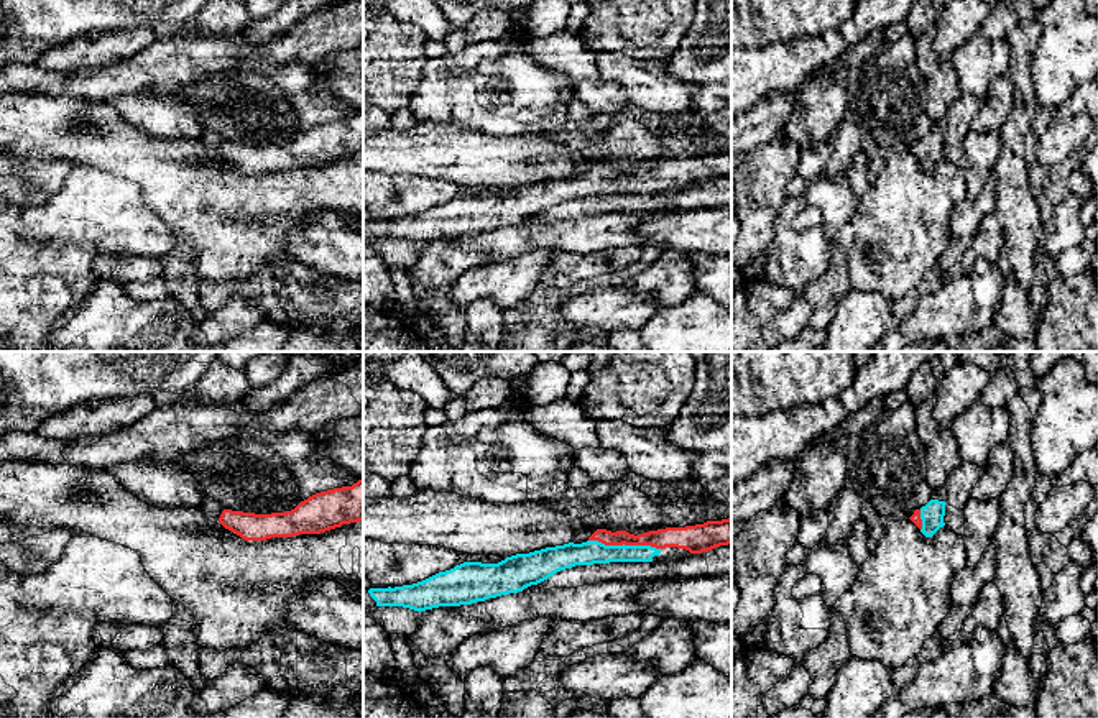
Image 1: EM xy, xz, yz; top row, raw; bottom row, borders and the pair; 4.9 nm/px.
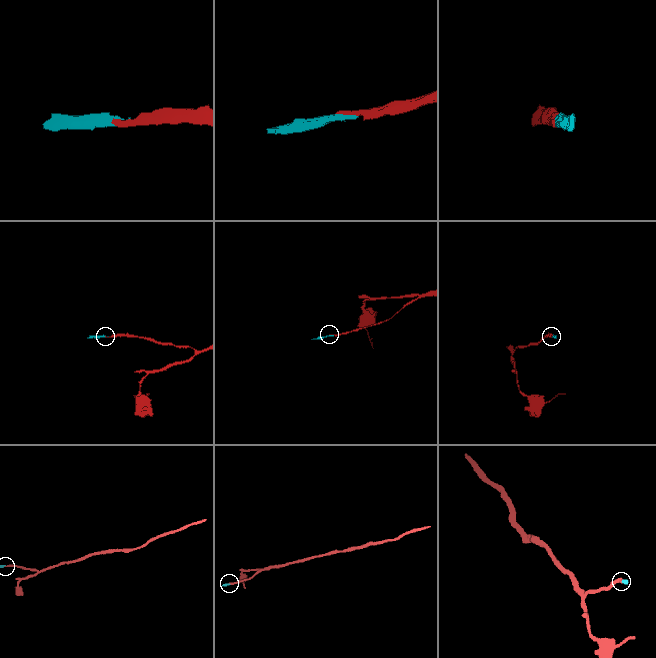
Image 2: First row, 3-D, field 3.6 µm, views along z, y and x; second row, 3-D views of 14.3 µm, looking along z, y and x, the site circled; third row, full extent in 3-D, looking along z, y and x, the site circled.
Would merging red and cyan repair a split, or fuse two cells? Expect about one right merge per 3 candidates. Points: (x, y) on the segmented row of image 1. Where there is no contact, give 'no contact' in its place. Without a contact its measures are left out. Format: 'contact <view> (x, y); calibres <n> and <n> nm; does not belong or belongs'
contact xz (625, 544); calibres 100 and 120 nm; belongs

